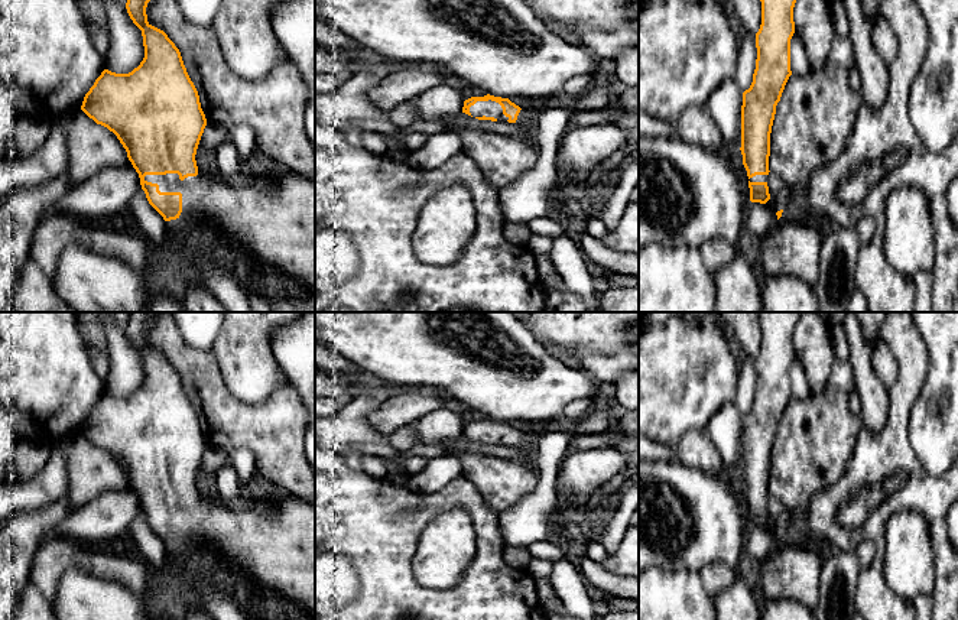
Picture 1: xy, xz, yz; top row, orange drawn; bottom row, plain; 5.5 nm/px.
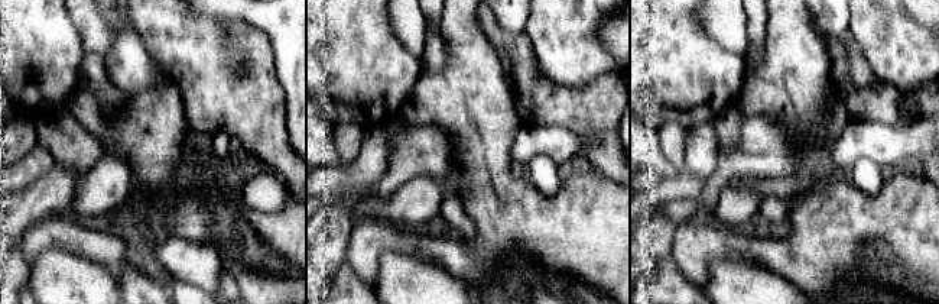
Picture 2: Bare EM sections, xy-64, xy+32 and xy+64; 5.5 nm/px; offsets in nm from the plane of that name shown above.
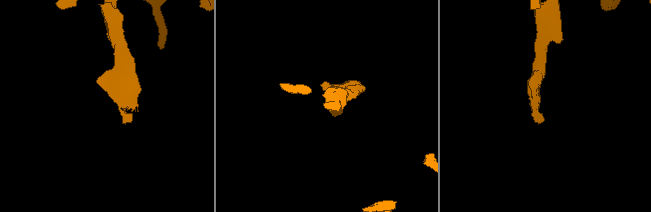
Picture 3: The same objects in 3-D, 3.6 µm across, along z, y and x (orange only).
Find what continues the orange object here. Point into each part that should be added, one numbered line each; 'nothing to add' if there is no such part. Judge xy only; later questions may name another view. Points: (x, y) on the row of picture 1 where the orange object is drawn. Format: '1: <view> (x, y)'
1: xy (278, 229)

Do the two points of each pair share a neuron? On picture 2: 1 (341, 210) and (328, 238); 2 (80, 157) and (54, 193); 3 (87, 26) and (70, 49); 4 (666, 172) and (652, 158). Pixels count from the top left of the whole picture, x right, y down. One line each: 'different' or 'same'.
1: same
2: different
3: different
4: same

